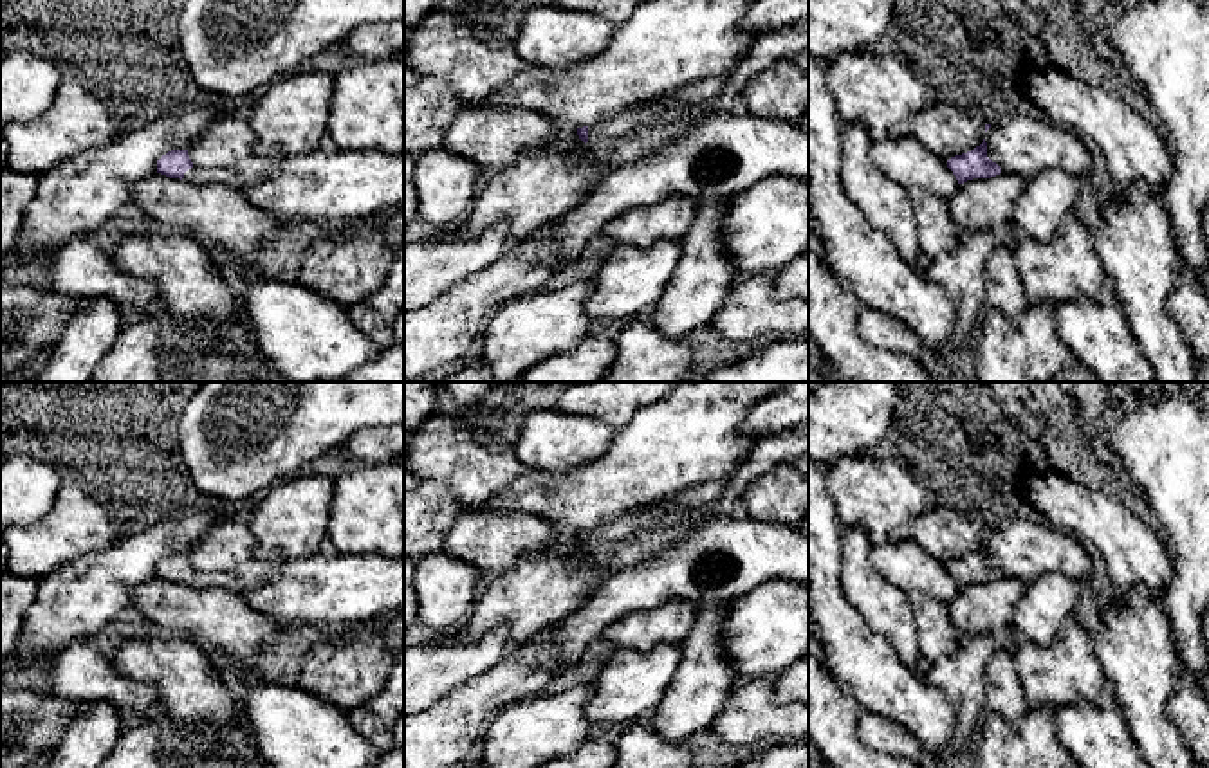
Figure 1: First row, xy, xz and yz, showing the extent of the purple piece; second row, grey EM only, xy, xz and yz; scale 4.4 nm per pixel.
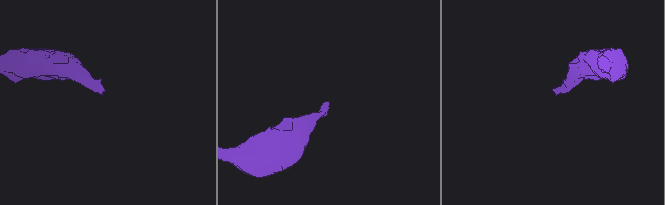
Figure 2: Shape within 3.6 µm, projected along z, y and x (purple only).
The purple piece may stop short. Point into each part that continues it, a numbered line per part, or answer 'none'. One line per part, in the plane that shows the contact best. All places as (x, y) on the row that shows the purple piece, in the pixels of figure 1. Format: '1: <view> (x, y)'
1: xy (253, 168)

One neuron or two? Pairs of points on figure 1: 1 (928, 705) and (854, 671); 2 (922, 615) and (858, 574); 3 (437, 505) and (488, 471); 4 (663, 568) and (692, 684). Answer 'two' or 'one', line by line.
1: one
2: two
3: two
4: two

